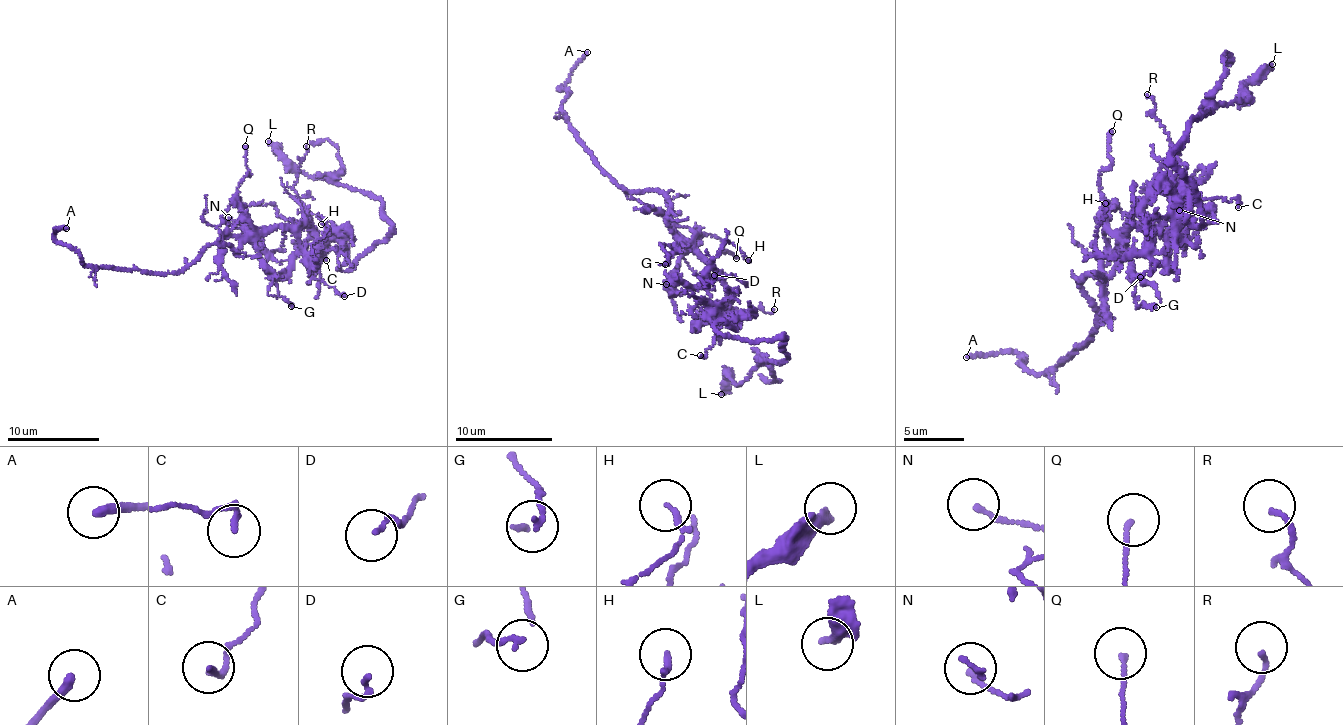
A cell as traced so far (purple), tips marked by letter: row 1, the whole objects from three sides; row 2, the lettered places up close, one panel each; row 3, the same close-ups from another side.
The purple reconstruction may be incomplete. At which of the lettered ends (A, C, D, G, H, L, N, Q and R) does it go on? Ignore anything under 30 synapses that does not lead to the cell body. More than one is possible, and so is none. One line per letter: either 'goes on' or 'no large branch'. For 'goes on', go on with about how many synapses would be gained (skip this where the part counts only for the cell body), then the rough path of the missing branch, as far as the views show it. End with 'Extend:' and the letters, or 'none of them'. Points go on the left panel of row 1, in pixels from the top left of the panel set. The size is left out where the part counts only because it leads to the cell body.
A: goes on | (66, 228), (87, 230), (137, 173), (147, 150), (140, 152)
C: no large branch
D: no large branch
G: no large branch
H: no large branch
L: no large branch
N: no large branch
Q: no large branch
R: no large branch
Extend: A

